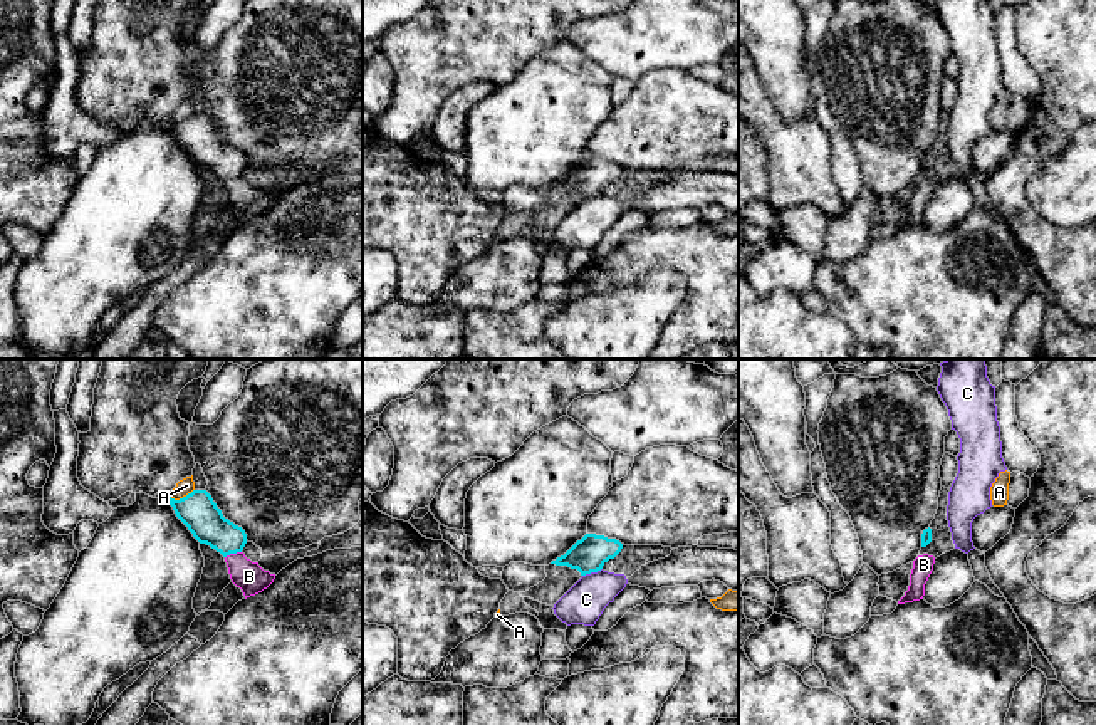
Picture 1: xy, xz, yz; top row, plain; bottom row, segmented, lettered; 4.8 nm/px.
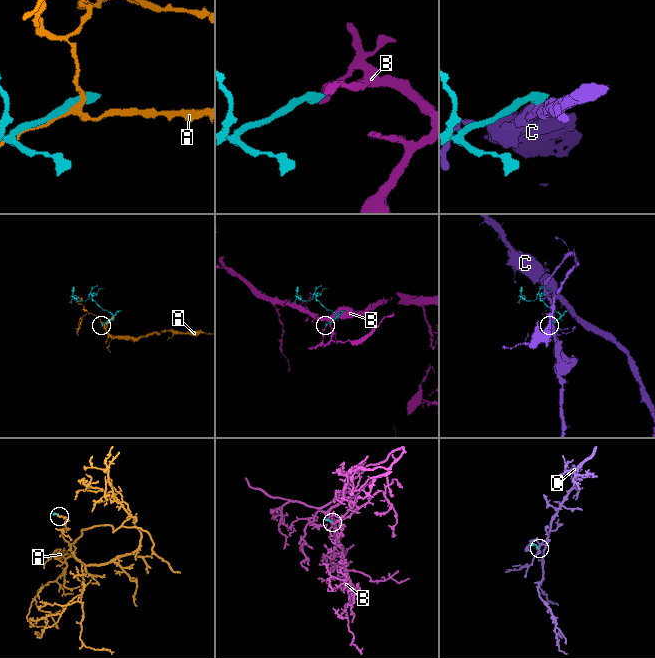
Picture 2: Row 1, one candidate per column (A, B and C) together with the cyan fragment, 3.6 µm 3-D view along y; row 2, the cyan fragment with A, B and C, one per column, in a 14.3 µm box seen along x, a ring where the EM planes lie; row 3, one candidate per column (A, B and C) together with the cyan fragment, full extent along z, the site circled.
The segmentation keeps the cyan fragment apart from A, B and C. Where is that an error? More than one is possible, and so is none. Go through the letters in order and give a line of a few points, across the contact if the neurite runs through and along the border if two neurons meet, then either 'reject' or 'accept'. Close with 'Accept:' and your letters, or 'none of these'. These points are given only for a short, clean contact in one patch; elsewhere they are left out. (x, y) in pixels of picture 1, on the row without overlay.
A: reject
B: line xy (198, 136), (230, 168), (232, 177), (237, 188), (249, 200); accept
C: line xz (601, 192), (583, 200); reject
Accept: B

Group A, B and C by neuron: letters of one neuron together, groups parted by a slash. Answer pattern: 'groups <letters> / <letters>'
groups A / B / C

